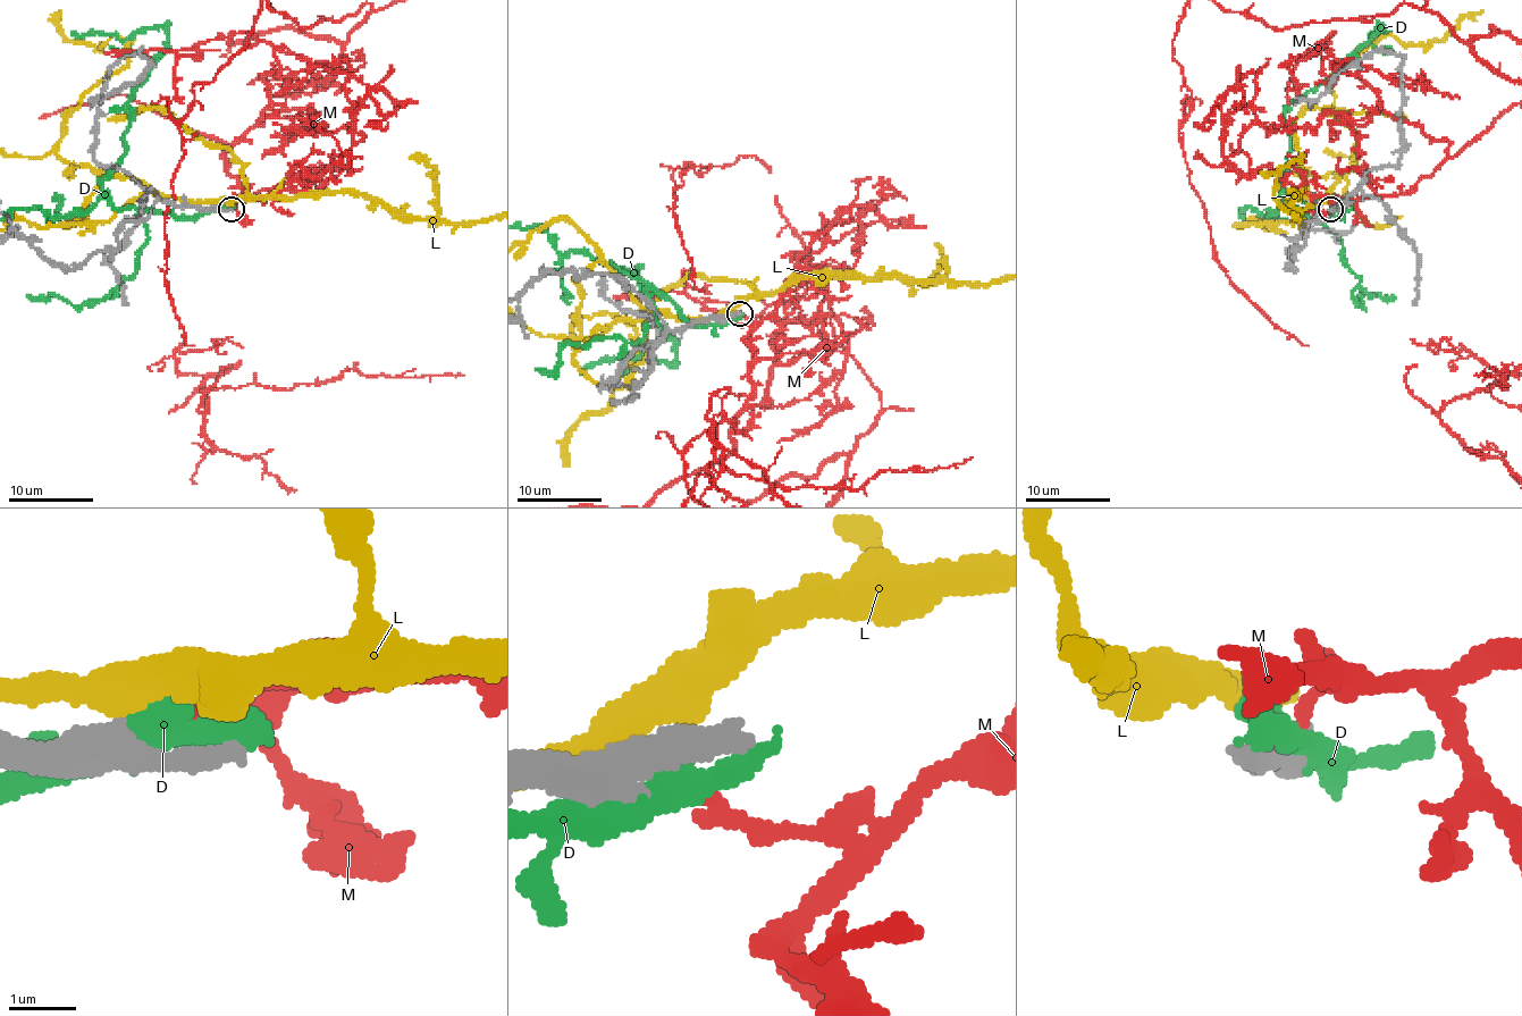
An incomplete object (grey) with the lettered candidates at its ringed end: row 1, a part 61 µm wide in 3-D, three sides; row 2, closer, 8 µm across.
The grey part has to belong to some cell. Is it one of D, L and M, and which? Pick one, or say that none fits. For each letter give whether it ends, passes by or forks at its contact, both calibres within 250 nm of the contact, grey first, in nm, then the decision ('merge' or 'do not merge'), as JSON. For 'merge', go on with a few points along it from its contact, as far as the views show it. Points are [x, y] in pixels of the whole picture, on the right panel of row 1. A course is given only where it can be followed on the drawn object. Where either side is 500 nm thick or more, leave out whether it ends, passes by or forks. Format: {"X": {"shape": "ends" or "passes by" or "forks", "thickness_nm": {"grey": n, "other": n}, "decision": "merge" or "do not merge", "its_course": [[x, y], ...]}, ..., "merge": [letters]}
{"D": {"shape": "ends", "thickness_nm": {"grey": 360, "other": 400}, "decision": "do not merge"}, "L": {"shape": "passes by", "thickness_nm": {"grey": 460, "other": 360}, "decision": "do not merge"}, "M": {"shape": "ends", "thickness_nm": {"grey": 460, "other": 150}, "decision": "do not merge"}, "merge": []}

